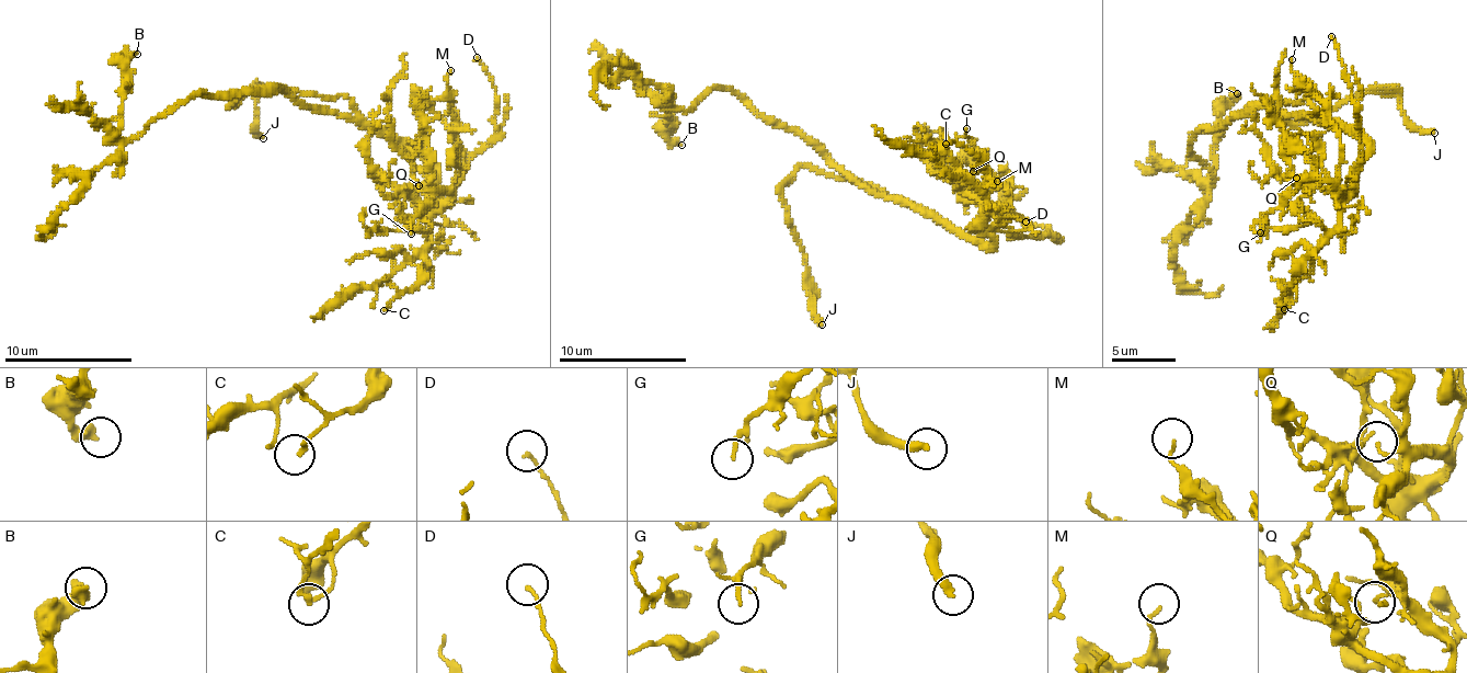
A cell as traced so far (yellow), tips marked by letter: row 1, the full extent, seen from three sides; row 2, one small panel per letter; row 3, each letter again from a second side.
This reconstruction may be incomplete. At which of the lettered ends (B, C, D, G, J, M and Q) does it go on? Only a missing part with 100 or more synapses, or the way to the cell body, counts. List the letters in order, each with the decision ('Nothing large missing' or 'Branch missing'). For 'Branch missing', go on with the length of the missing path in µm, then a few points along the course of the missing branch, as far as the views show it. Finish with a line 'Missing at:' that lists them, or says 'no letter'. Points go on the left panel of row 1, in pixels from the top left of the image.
B: Nothing large missing
C: Nothing large missing
D: Nothing large missing
G: Nothing large missing
J: Branch missing. Missing length about 3 µm. Course of what is missing: (263, 138), (272, 139), (281, 132)
M: Nothing large missing
Q: Nothing large missing
Missing at: J

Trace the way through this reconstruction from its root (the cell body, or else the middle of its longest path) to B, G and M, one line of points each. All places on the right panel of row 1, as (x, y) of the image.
B: (1296, 116), (1259, 109), (1202, 129), (1191, 149), (1214, 184), (1211, 169), (1221, 107), (1237, 93)
G: (1296, 116), (1326, 116), (1356, 136), (1367, 154), (1351, 189), (1304, 181), (1260, 232)
M: (1296, 116), (1326, 116), (1367, 147), (1351, 189), (1339, 186), (1340, 130), (1330, 109), (1291, 69), (1292, 59)

